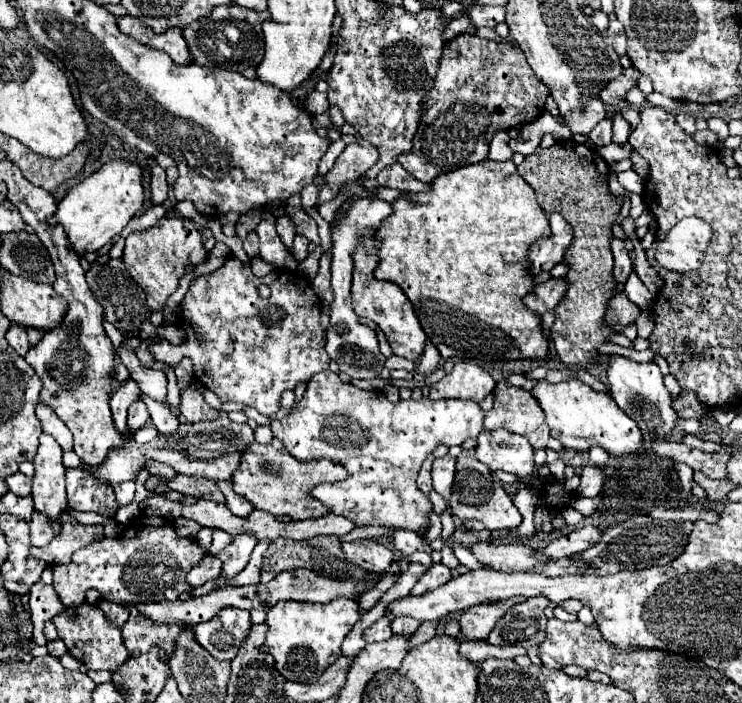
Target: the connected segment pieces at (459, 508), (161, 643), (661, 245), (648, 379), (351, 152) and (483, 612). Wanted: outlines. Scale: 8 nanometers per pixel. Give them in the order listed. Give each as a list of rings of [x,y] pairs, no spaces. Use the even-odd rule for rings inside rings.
[[[461,453],[461,457],[457,459],[455,485],[453,485],[453,497],[449,499],[449,507],[453,515],[459,517],[461,521],[481,521],[489,531],[513,529],[519,527],[523,521],[521,513],[513,505],[507,491],[501,487],[501,483],[495,479],[493,471],[489,471],[471,453]]]
[[[131,613],[123,625],[123,641],[131,655],[145,653],[155,645],[171,655],[181,629],[181,625],[153,625],[151,621],[145,621],[145,617],[133,617]]]
[[[699,217],[681,219],[667,233],[667,237],[657,243],[657,265],[675,273],[687,273],[697,269],[697,265],[701,265],[705,257],[705,249],[709,247],[711,237],[713,229],[707,221],[701,221]]]
[[[613,355],[609,361],[607,379],[609,379],[609,393],[615,399],[615,403],[639,425],[643,433],[649,433],[655,439],[665,439],[667,435],[671,435],[679,415],[671,407],[671,393],[663,385],[663,373],[659,371],[655,361],[635,363],[627,357]]]
[[[357,139],[355,143],[349,143],[345,151],[337,157],[333,169],[325,175],[327,185],[319,191],[319,205],[325,201],[331,201],[345,181],[357,179],[359,175],[363,175],[369,167],[375,165],[377,159],[379,159],[377,147],[369,145],[369,141]]]
[[[503,599],[495,603],[481,603],[465,609],[459,617],[461,631],[467,639],[485,639],[495,623],[515,605],[513,599]]]

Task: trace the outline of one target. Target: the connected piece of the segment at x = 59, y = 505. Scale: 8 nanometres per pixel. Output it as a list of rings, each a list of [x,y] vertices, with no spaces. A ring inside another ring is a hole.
[[[41,433],[39,451],[33,459],[33,465],[35,465],[35,475],[33,475],[31,495],[35,501],[35,509],[47,513],[53,521],[53,531],[59,533],[57,517],[67,507],[65,467],[61,459],[61,447],[51,435]]]

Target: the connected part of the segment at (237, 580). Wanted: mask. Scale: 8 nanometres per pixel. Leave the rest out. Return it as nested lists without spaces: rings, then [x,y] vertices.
[[[268,541],[258,542],[251,554],[249,563],[247,563],[241,573],[237,573],[235,577],[219,577],[219,579],[207,581],[205,585],[195,587],[195,595],[205,595],[205,593],[209,593],[209,591],[213,591],[213,589],[217,589],[217,587],[244,586],[260,583],[263,555],[265,555],[268,546]]]

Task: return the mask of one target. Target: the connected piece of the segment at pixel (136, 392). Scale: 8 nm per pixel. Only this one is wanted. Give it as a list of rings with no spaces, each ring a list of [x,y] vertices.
[[[129,379],[125,381],[111,397],[111,411],[113,411],[113,421],[117,425],[117,429],[121,429],[121,433],[127,431],[127,409],[133,401],[137,401],[141,395],[141,389],[137,385],[137,381]]]

